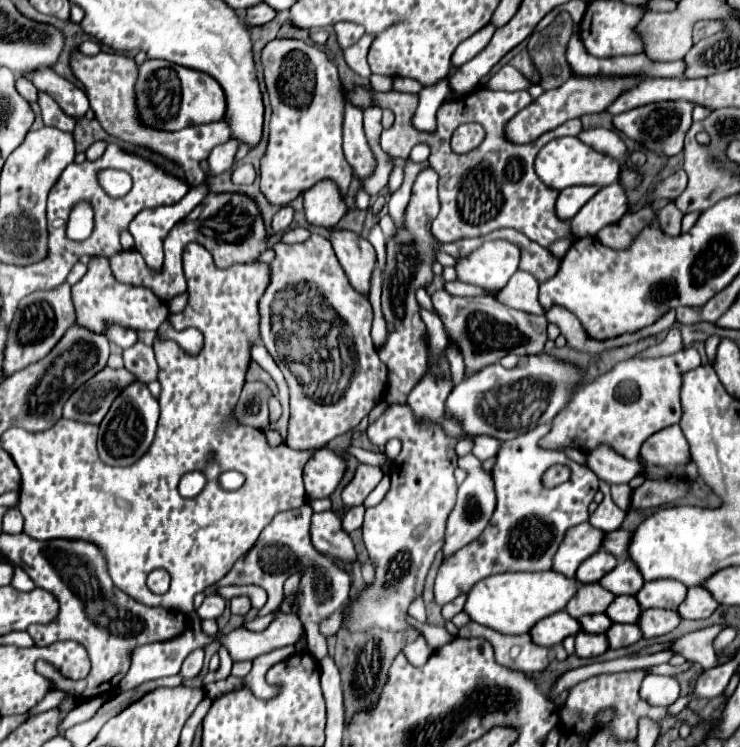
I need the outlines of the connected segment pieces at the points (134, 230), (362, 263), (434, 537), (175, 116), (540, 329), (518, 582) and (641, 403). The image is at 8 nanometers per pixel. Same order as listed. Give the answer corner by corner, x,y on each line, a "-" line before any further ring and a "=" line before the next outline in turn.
206,184
200,186
192,186
190,192
172,206
162,206
162,208
154,208
154,210
144,210
137,214
129,224
128,231
134,238
134,248
148,262
148,266
152,268
160,268
162,260
164,260
164,252
162,252
162,242
168,236
168,232
172,230
174,224
178,224
186,214
192,212
194,206
198,206
202,202
202,198
208,194
=
330,230
330,242
334,252
352,284
352,288
364,296
370,294
370,278
376,266
376,250
374,246
348,230
=
390,404
380,418
368,426
368,438
373,444
398,438
402,450
390,464
390,490
378,506
366,510
362,524
364,544
376,568
376,582
366,588
358,604
346,610
344,622
350,630
358,632
368,630
368,626
404,630
408,628
404,620
408,604
422,594
424,578
436,552
444,544
446,518
458,491
454,471
458,466
456,444
460,438
448,438
448,434
440,430
440,422
418,420
406,404
=
146,60
138,66
136,110
144,126
176,132
194,124
208,124
224,118
226,98
220,84
204,72
190,70
166,60
=
436,290
432,296
432,306
438,312
446,336
464,358
464,366
468,374
482,370
484,366
496,364
506,354
530,356
540,354
546,344
546,318
524,314
520,310
508,308
500,304
492,296
472,296
472,298
458,298
450,296
446,290
=
554,570
494,574
482,578
480,582
476,582
476,586
472,586
464,612
470,616
472,622
484,624
502,634
526,634
538,620
564,610
568,600
576,594
576,588
576,580
570,580
=
684,348
670,356
632,358
620,362
614,370
582,386
568,400
568,406
556,414
552,430
540,440
540,448
560,452
576,448
592,452
596,446
608,444
620,456
636,460
646,438
680,422
680,378
696,366
700,366
700,354
694,348

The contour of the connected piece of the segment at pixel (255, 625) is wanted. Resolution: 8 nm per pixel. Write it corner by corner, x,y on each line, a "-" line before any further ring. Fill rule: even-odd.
273,614
269,615
266,619
266,616
256,618
254,620
250,620
250,622
244,622
244,628
248,628
248,630
260,632
266,629
266,624
270,624
273,620

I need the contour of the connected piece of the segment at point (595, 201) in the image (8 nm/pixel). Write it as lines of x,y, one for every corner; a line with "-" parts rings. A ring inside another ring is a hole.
620,184
604,186
586,206
582,206
580,214
572,218
570,228
580,236
596,236
604,226
620,220
628,212
628,198

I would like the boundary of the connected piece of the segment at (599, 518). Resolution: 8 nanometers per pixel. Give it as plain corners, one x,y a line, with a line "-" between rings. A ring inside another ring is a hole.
599,481
599,490
604,494
604,500
600,502
600,506
596,508
596,512
590,514
590,524
594,528
600,528
604,532
610,530
618,530
626,512
622,512
614,502
612,502
610,494
610,486
604,481

